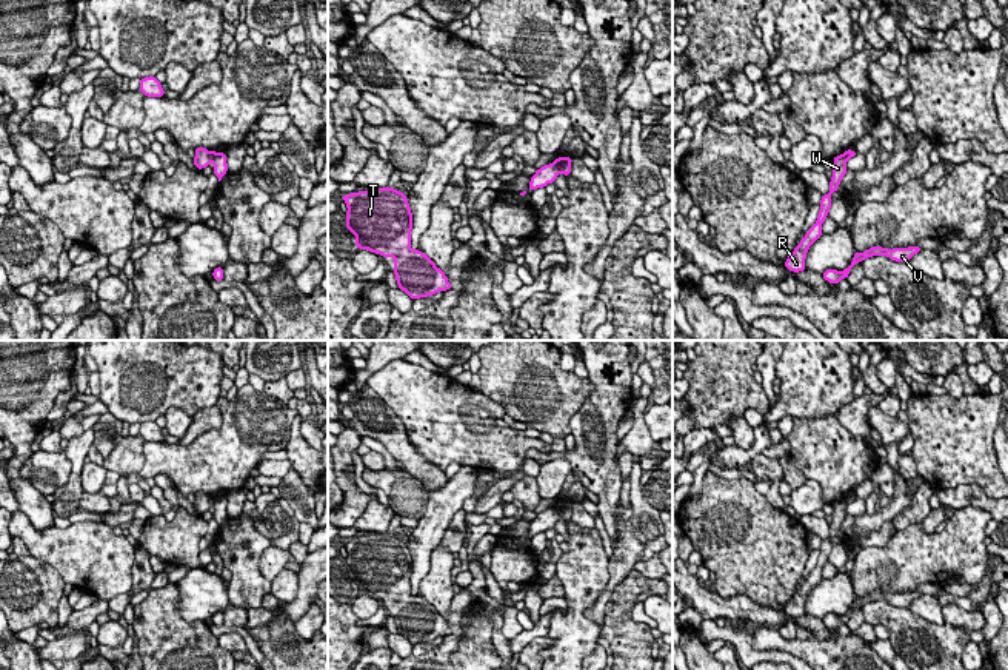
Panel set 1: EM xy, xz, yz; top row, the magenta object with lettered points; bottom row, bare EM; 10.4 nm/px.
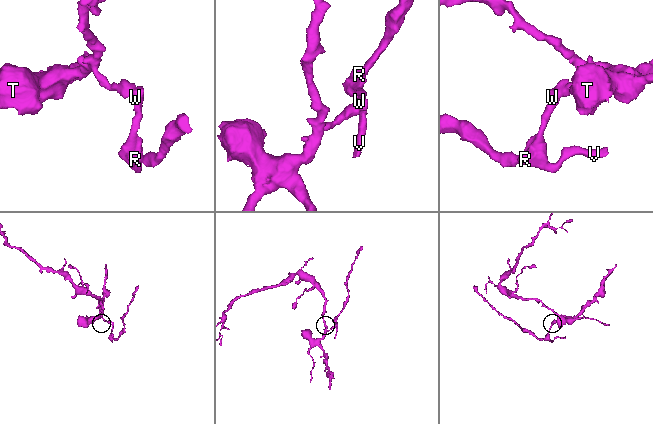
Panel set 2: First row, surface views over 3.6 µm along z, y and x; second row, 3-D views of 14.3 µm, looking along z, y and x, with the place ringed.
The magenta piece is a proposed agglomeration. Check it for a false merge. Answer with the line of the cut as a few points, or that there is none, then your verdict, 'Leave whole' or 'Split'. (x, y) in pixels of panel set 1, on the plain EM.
Split along xz (554, 507), (560, 516). Split

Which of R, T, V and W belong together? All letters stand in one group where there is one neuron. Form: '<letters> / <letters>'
R V W / T

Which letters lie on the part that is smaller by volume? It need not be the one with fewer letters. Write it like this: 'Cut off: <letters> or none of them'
Cut off: R, V, W

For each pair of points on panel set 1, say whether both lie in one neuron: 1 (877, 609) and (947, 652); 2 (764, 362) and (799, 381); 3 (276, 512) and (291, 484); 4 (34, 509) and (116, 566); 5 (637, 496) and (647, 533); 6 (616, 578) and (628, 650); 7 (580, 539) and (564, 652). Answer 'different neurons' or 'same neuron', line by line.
1: same neuron
2: different neurons
3: different neurons
4: different neurons
5: same neuron
6: different neurons
7: same neuron

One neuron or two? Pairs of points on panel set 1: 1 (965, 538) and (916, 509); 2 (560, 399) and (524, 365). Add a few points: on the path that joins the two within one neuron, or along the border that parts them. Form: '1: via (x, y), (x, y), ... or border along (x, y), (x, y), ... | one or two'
1: border along (921, 522), (911, 522), (896, 530) | two
2: via (551, 393), (533, 375) | one

